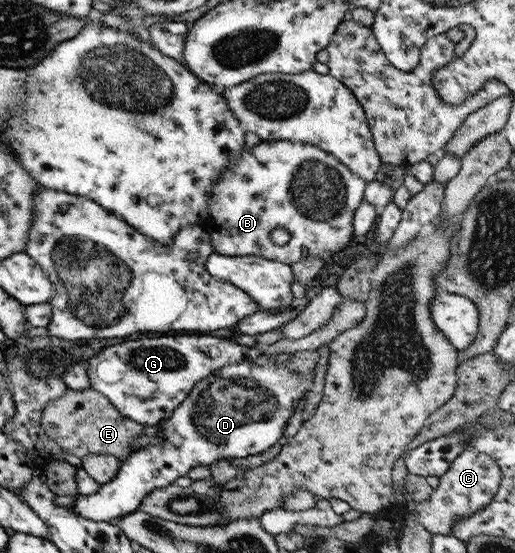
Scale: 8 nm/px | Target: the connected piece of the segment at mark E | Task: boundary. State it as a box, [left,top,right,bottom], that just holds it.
[40,388,143,462]

